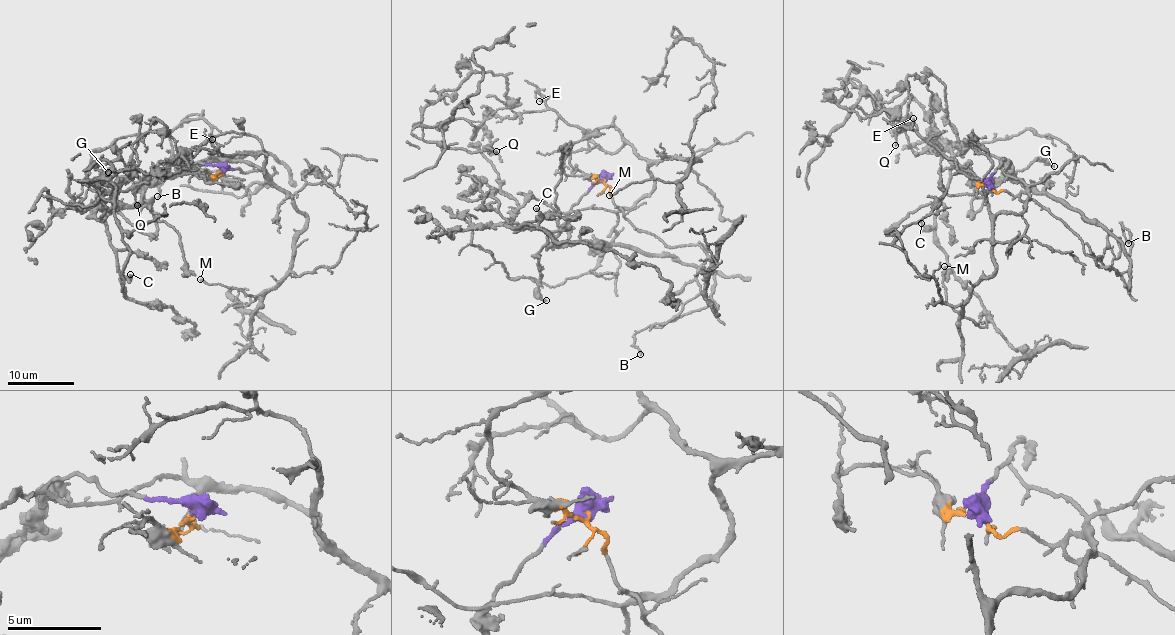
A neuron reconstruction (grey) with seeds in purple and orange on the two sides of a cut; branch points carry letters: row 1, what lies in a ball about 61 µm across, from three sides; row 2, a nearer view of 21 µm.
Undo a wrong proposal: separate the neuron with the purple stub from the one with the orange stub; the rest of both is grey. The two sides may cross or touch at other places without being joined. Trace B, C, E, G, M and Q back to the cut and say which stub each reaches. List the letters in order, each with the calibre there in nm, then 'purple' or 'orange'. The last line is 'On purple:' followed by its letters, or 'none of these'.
B: 160 nm thick; orange
C: 160 nm thick; purple
E: 130 nm thick; orange
G: 180 nm thick; purple
M: 150 nm thick; orange
Q: 150 nm thick; orange
On purple: C, G

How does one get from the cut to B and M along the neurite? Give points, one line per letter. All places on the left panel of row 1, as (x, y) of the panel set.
B: (223, 169), (217, 171), (258, 169), (272, 182), (252, 192), (215, 171), (191, 171), (169, 174), (157, 197)
M: (223, 169), (222, 162), (235, 159), (262, 168), (306, 221), (292, 267), (267, 291), (248, 296), (199, 280)

